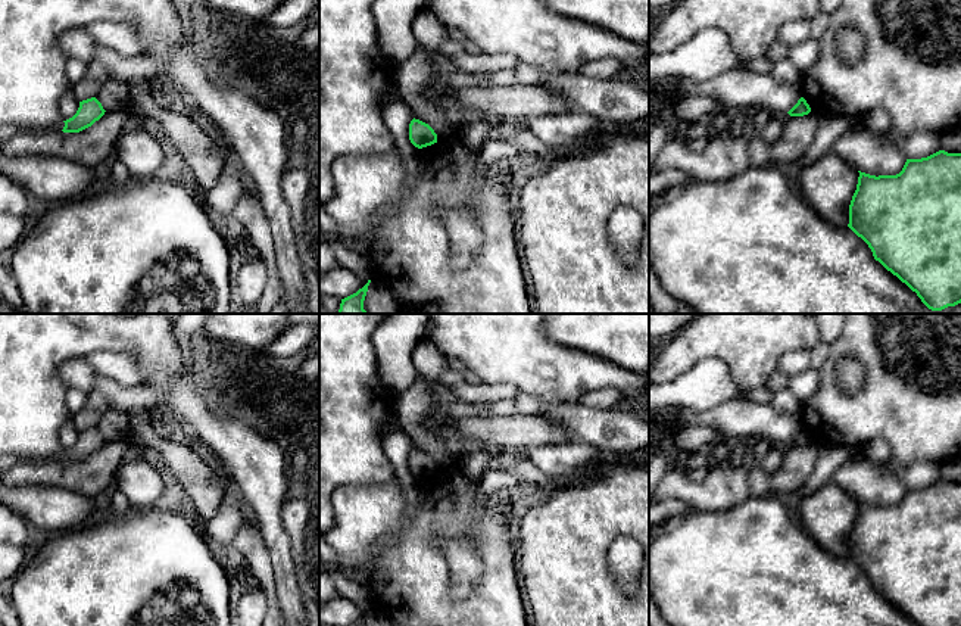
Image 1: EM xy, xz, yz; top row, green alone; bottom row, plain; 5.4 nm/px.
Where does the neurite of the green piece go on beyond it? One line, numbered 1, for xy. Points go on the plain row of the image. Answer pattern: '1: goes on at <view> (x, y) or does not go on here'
1: does not go on here

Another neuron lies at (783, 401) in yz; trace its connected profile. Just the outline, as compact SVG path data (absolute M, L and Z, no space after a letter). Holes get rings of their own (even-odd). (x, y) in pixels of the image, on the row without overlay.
M781 389L773 395L771 405L781 414L799 417L802 404L792 390Z

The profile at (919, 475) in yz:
M889 460L877 464L899 479L907 489L921 489L942 480L940 463L926 461L901 465L895 460Z

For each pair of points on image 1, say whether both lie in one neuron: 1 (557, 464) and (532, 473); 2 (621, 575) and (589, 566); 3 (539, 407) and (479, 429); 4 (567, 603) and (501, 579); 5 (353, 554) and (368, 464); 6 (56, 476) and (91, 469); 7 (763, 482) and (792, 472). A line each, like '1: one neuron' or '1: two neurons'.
1: two neurons
2: two neurons
3: two neurons
4: two neurons
5: two neurons
6: one neuron
7: one neuron

